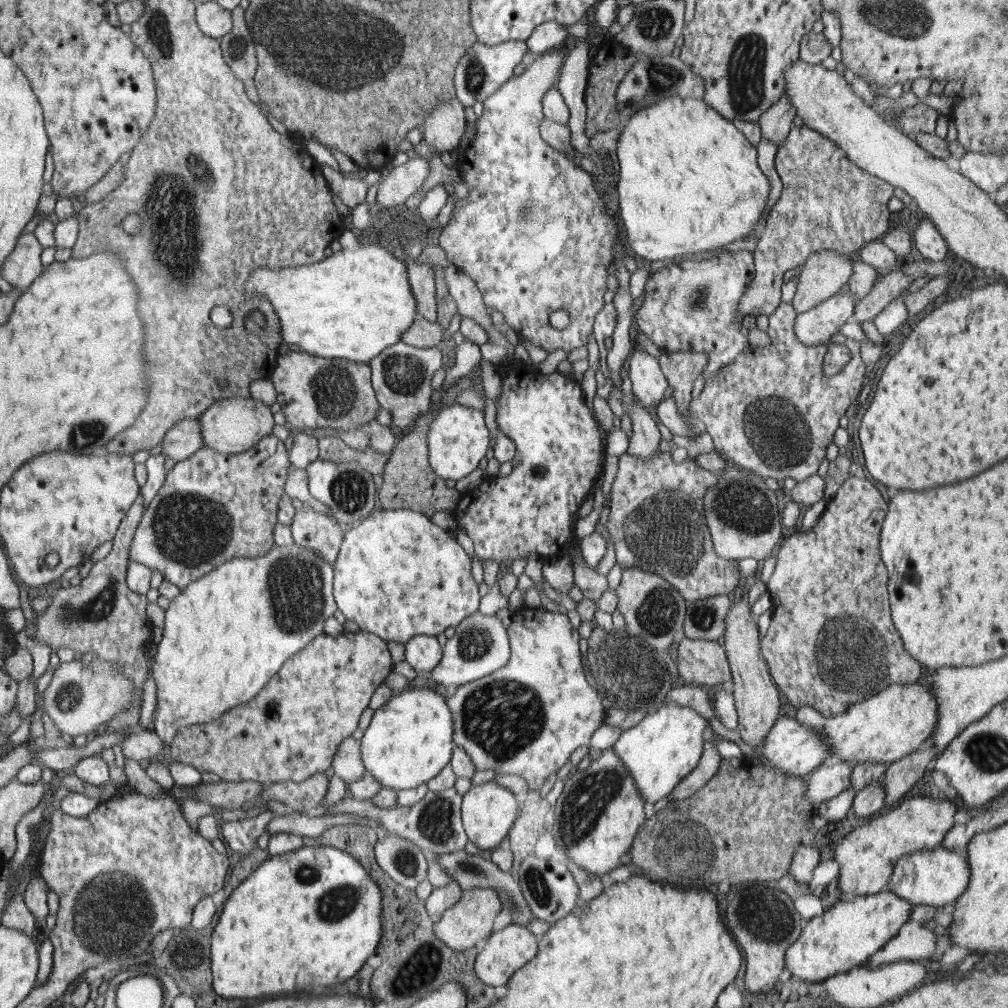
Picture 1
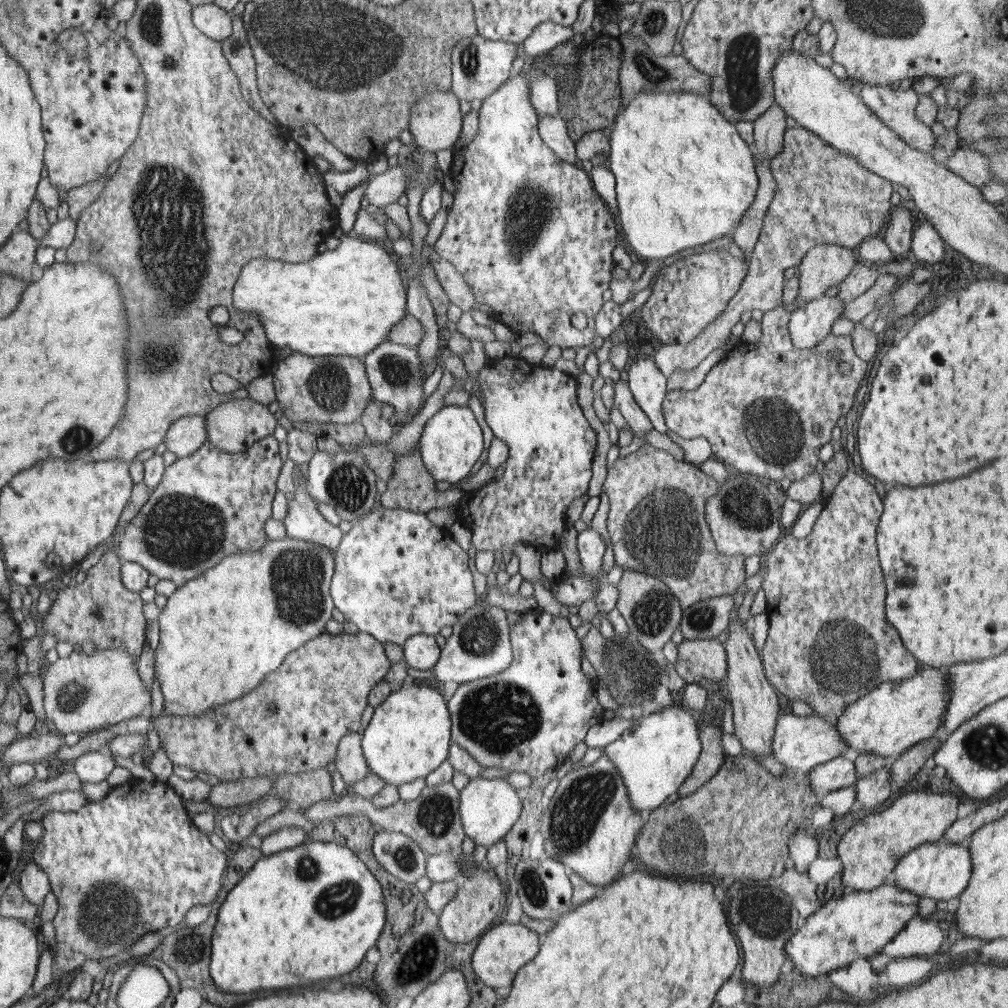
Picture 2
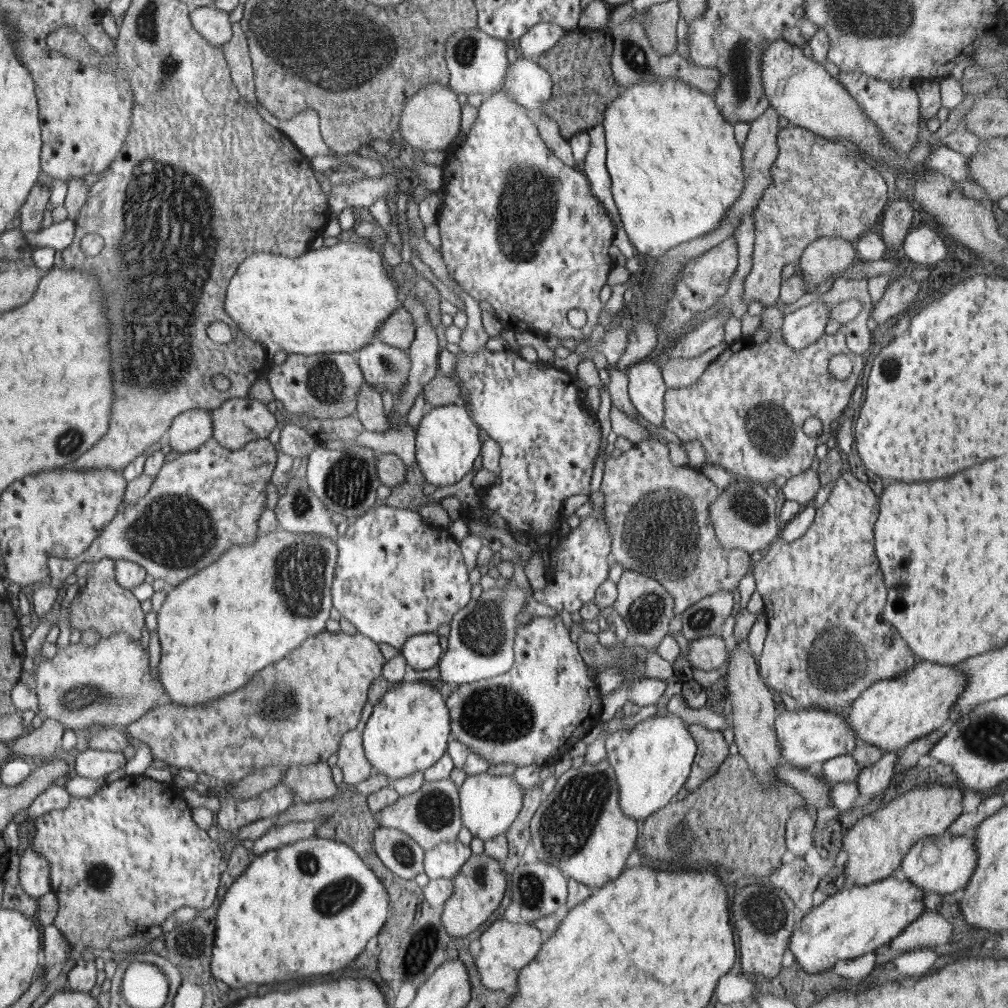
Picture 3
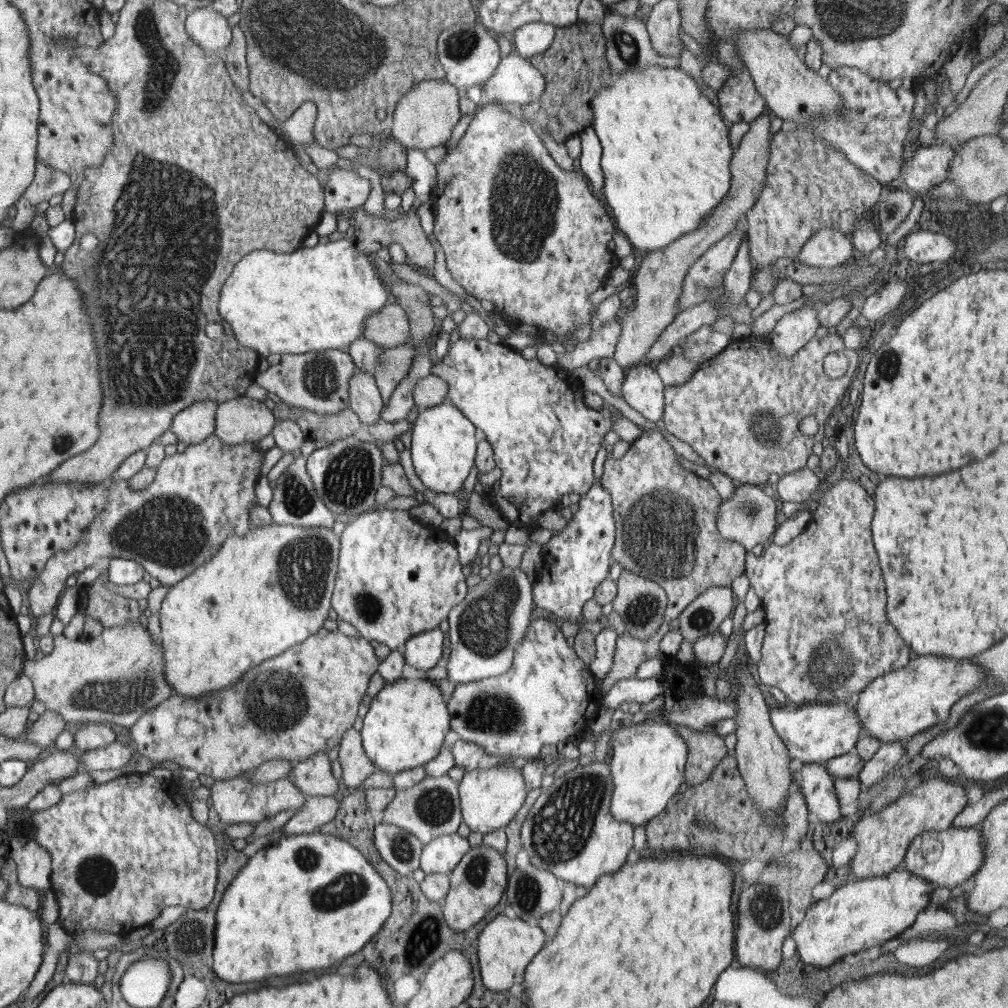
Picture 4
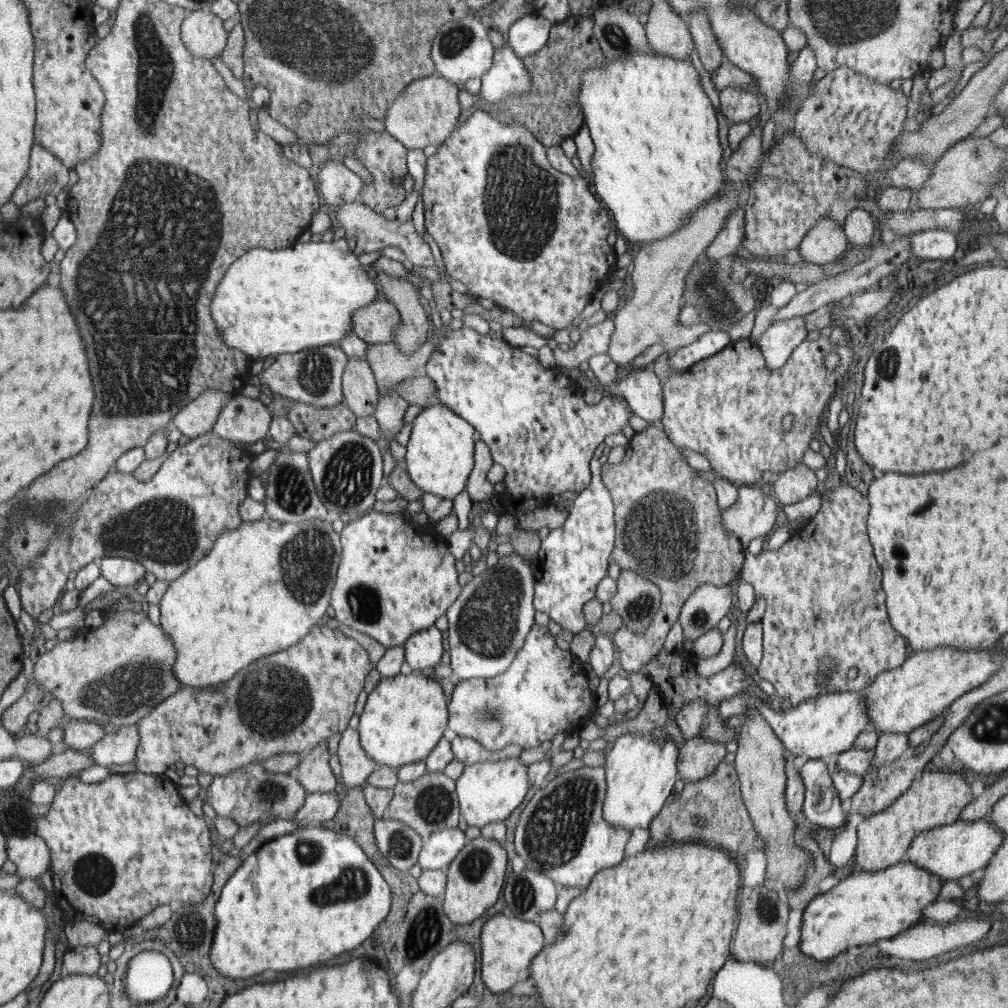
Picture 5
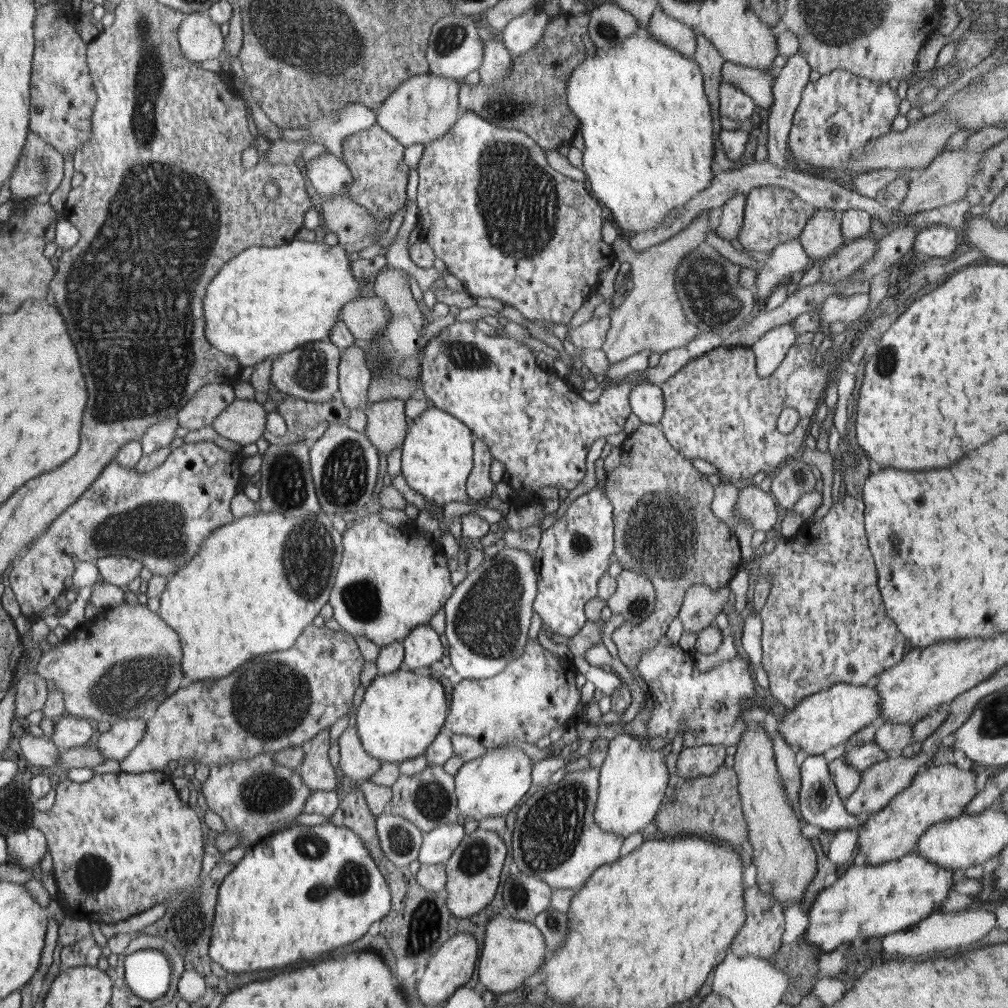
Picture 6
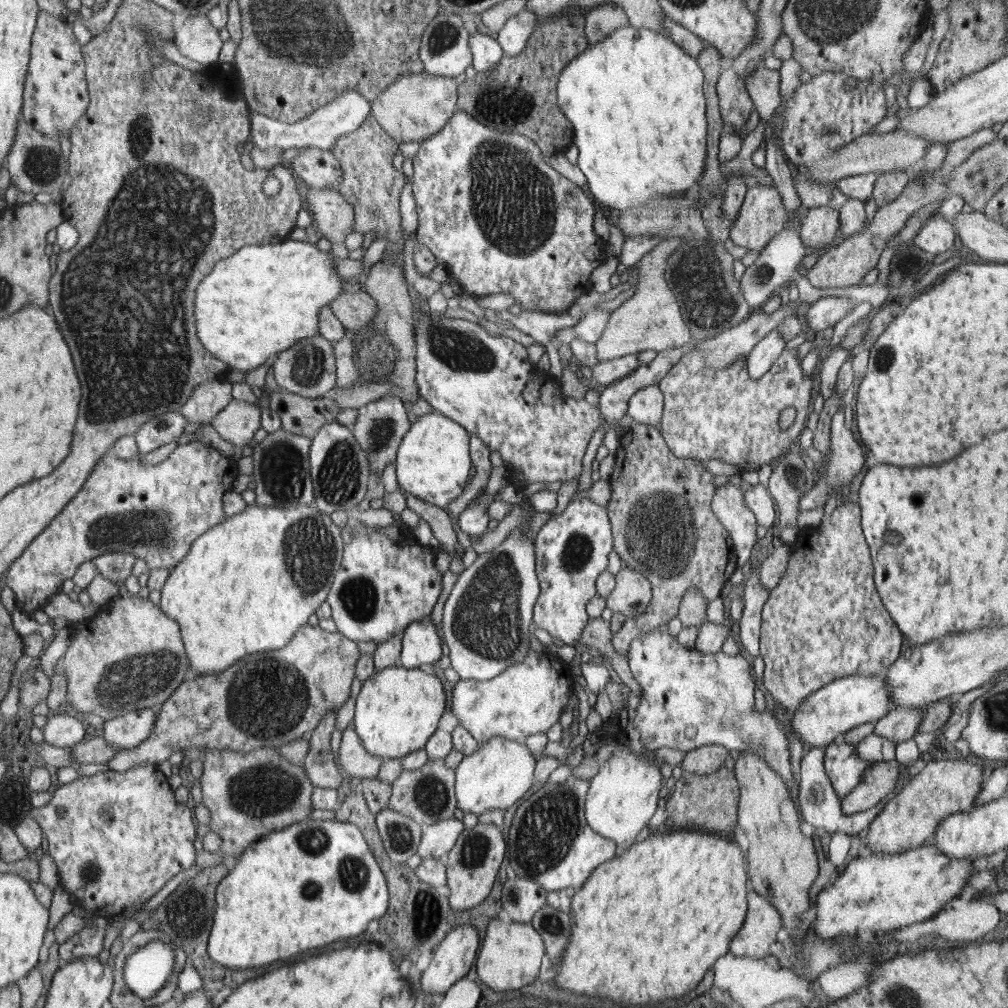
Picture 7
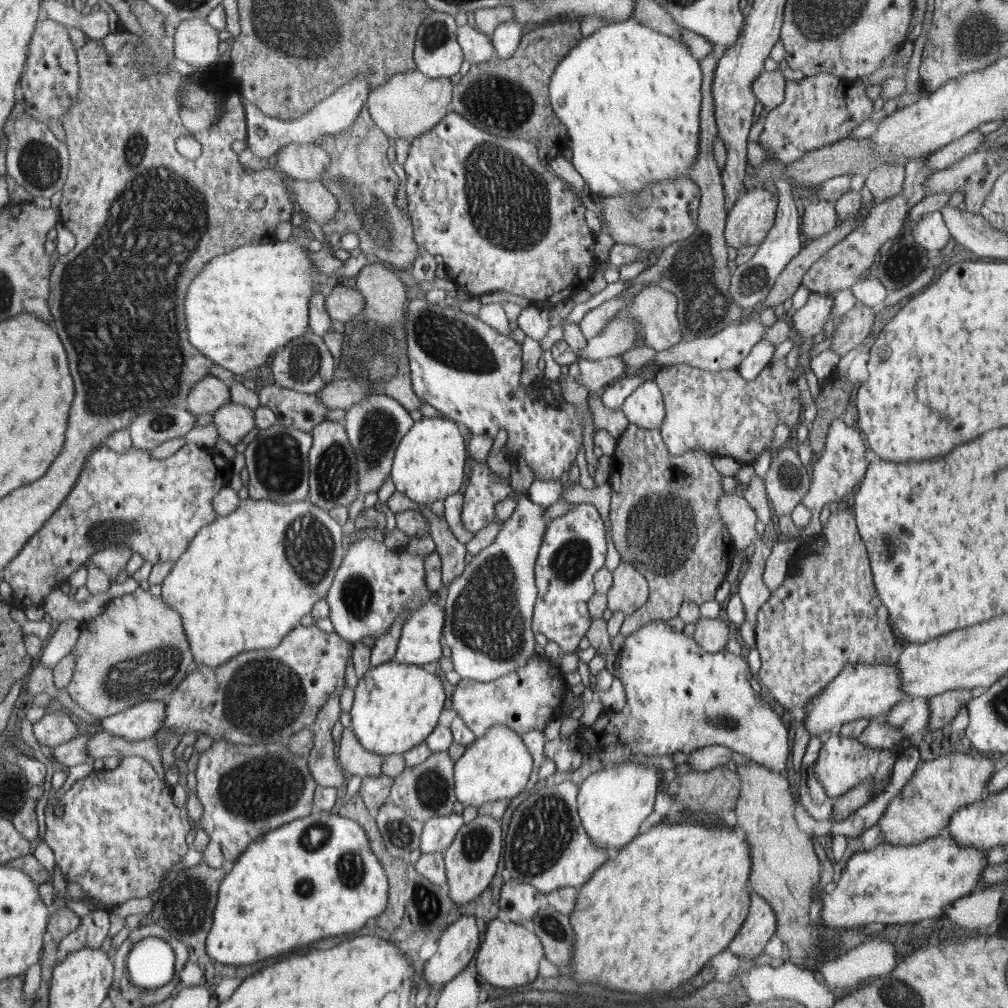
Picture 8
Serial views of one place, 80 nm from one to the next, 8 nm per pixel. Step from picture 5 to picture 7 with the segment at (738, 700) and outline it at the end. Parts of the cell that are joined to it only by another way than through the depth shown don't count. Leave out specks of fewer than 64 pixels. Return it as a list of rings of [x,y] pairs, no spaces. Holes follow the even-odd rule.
[[[881,675],[845,676],[830,682],[794,710],[791,720],[792,730],[801,742],[806,742],[810,748],[823,748],[831,742],[841,739],[849,730],[867,722],[878,721],[893,708],[885,677]]]

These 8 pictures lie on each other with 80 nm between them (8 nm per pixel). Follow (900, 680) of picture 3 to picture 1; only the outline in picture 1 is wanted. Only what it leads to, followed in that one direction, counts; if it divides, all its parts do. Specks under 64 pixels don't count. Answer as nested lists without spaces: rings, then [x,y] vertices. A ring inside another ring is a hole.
[[[923,682],[888,687],[874,696],[850,705],[846,712],[834,717],[818,714],[814,707],[801,706],[796,719],[823,736],[832,758],[854,764],[879,762],[891,764],[915,752],[928,739],[937,723],[935,696]]]

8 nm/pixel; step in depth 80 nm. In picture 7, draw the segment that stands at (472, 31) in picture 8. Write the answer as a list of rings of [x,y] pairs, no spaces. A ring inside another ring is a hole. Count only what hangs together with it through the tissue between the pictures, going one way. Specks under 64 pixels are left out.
[[[484,33],[470,34],[468,46],[472,52],[472,64],[478,73],[490,73],[502,61],[503,52],[495,38]]]

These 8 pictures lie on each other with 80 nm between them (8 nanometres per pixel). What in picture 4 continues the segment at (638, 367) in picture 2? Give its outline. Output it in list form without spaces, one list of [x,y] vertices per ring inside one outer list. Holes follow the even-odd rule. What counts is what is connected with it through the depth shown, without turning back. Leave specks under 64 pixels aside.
[[[638,362],[632,365],[622,385],[623,398],[650,422],[661,424],[665,405],[665,384],[655,364]]]

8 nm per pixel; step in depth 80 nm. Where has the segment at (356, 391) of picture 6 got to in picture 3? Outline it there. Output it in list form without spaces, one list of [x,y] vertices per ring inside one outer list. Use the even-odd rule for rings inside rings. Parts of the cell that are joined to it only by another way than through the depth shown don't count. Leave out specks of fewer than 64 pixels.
[[[366,383],[357,394],[357,417],[365,430],[384,433],[391,428],[391,422],[383,411],[381,393]]]

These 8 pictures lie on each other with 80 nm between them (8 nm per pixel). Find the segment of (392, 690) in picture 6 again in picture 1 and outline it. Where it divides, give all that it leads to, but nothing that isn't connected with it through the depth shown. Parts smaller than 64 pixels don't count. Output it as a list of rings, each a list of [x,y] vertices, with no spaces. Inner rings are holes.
[[[408,689],[400,695],[393,695],[384,706],[374,711],[370,724],[361,738],[361,757],[367,773],[382,787],[396,791],[416,788],[436,777],[451,761],[456,745],[453,743],[453,718],[447,701],[431,689]]]

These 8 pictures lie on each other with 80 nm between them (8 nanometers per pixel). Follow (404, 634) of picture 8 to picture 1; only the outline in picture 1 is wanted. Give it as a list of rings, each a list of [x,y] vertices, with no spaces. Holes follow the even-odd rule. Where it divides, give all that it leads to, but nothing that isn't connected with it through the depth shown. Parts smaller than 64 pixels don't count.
[[[417,635],[405,644],[405,660],[418,673],[434,670],[442,657],[443,649],[436,637]]]

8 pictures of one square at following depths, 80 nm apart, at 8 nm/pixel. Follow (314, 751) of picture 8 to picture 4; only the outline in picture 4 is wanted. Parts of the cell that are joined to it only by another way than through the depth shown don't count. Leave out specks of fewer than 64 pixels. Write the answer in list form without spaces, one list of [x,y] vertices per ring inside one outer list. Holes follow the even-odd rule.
[[[318,752],[315,756],[293,764],[290,780],[308,797],[330,796],[338,792],[338,780],[331,772],[331,762],[326,752]]]

